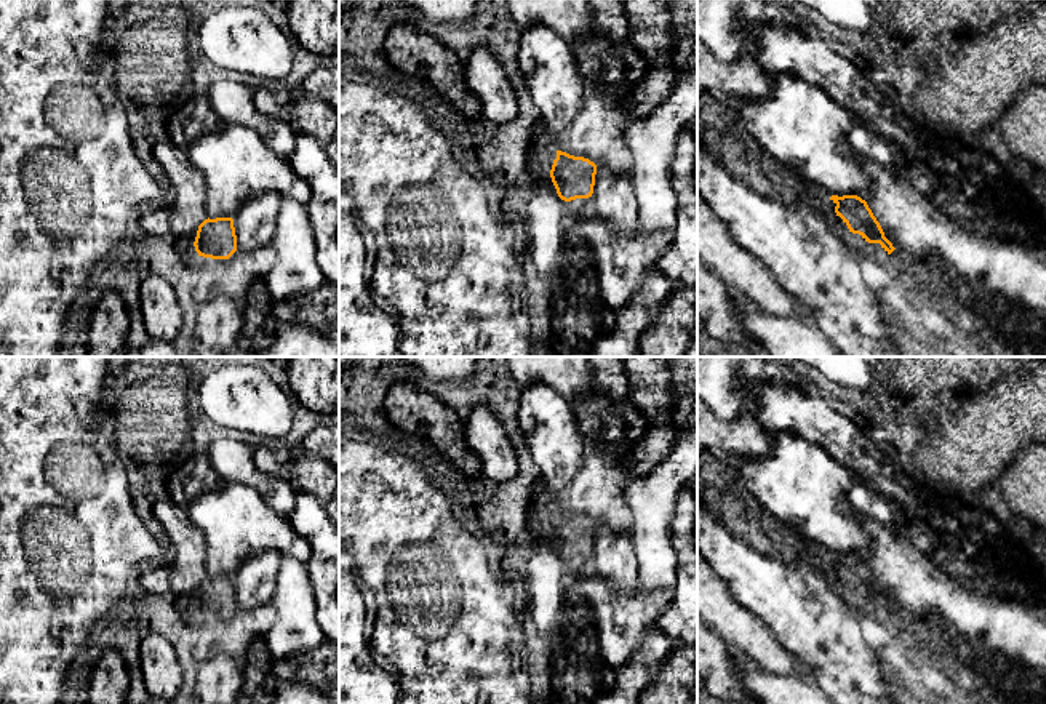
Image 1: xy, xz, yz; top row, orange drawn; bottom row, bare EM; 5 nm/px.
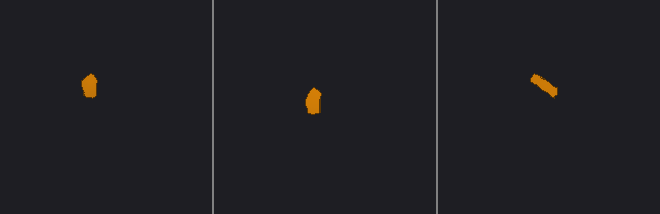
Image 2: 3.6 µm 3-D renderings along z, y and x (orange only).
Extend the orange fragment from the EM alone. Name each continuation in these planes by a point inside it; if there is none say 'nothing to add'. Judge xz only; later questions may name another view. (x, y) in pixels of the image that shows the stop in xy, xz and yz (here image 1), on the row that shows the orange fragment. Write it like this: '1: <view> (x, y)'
1: xz (581, 207)

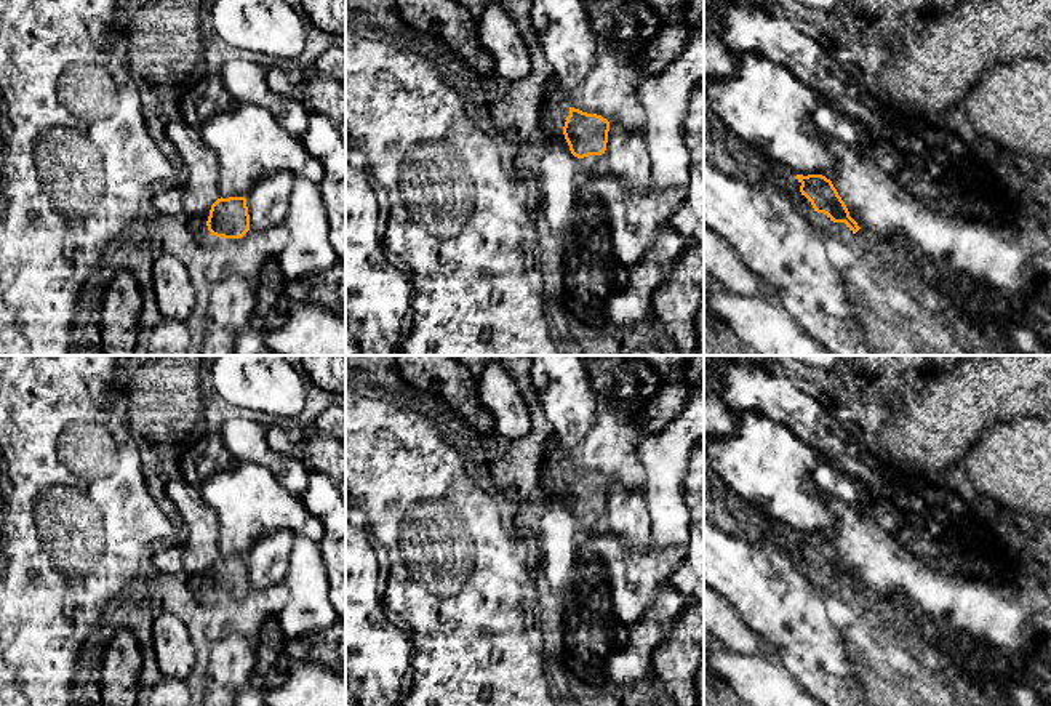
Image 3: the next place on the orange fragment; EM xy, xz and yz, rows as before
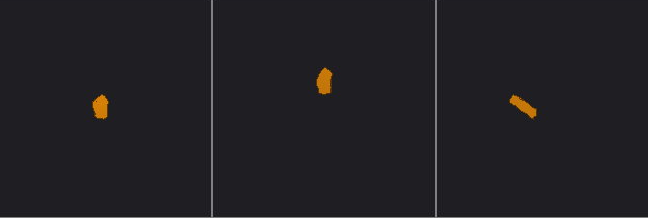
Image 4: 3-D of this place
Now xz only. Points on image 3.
1: xz (594, 164)

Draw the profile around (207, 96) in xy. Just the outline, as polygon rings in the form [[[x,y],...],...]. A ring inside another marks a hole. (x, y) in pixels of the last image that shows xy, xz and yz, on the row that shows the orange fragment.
[[[210,74],[187,85],[179,114],[184,123],[200,130],[211,117],[232,110],[237,101],[226,88],[219,74]]]

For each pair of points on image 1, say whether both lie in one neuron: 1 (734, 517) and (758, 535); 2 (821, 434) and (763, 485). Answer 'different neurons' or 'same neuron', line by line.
1: same neuron
2: different neurons

